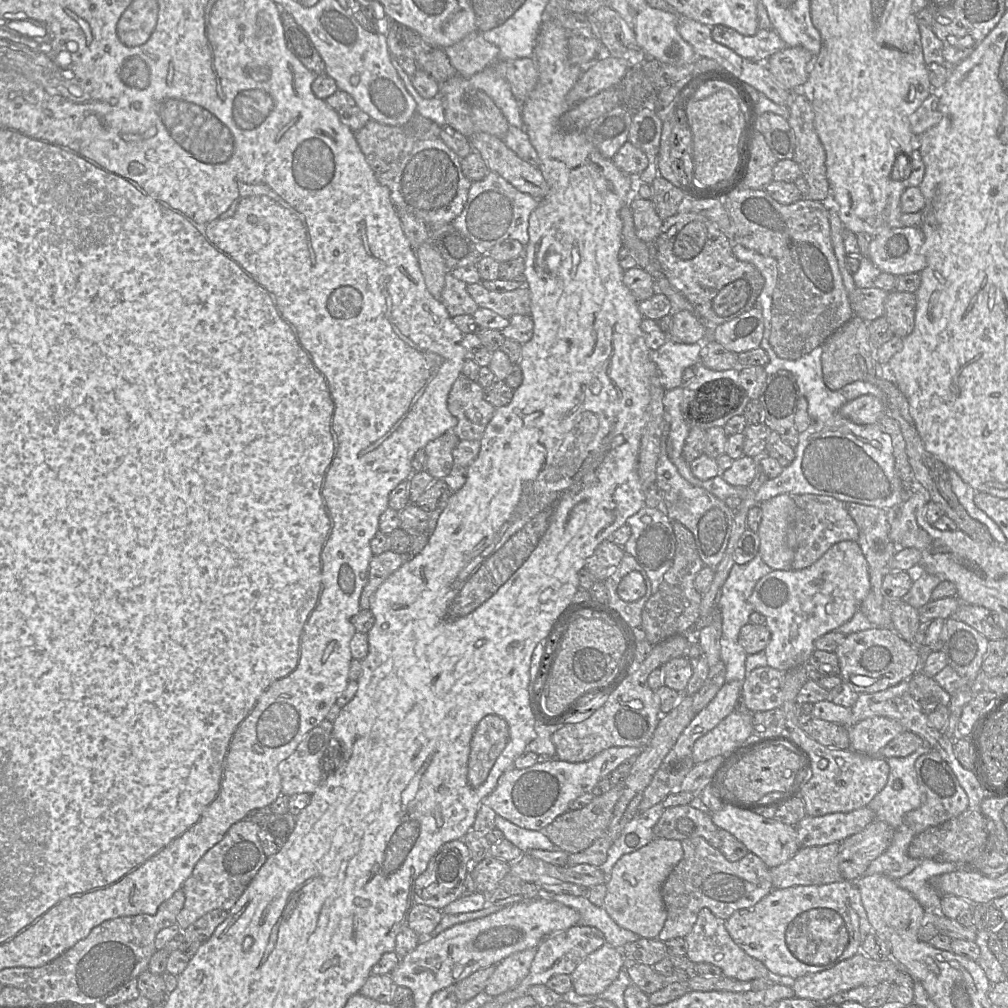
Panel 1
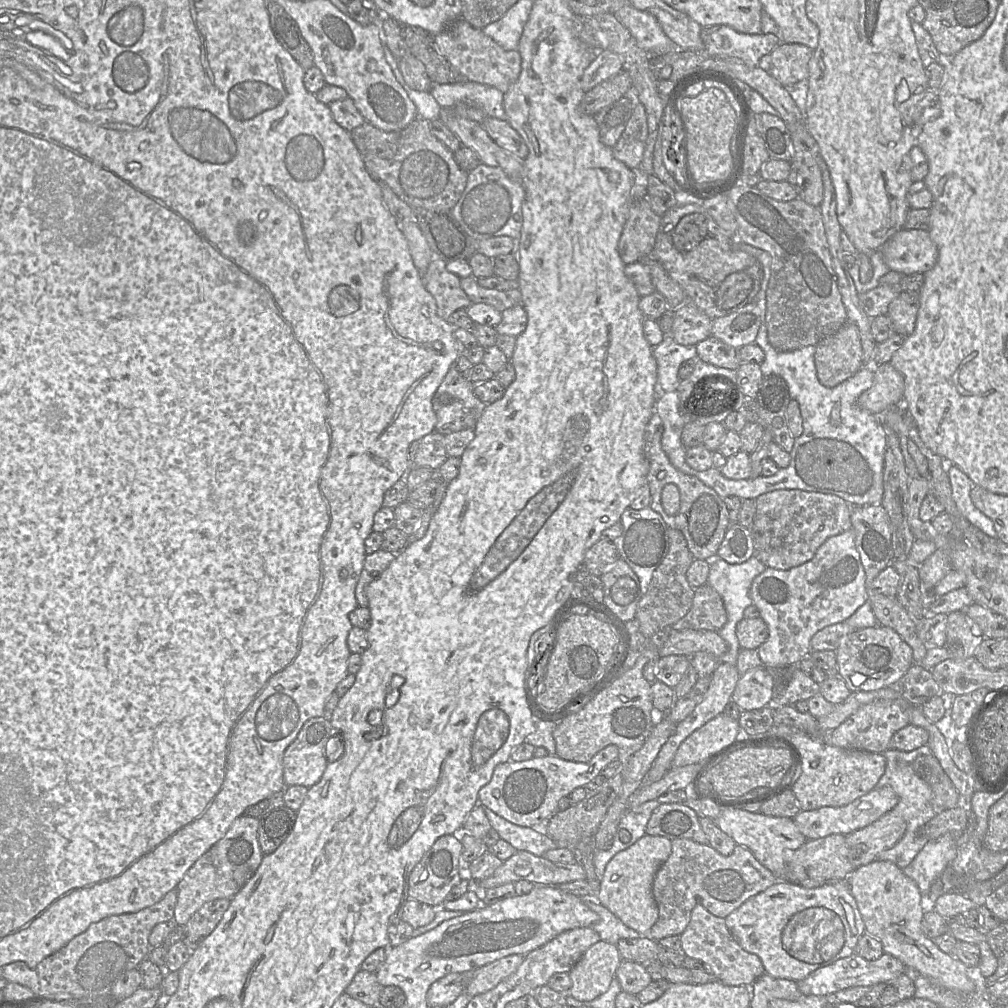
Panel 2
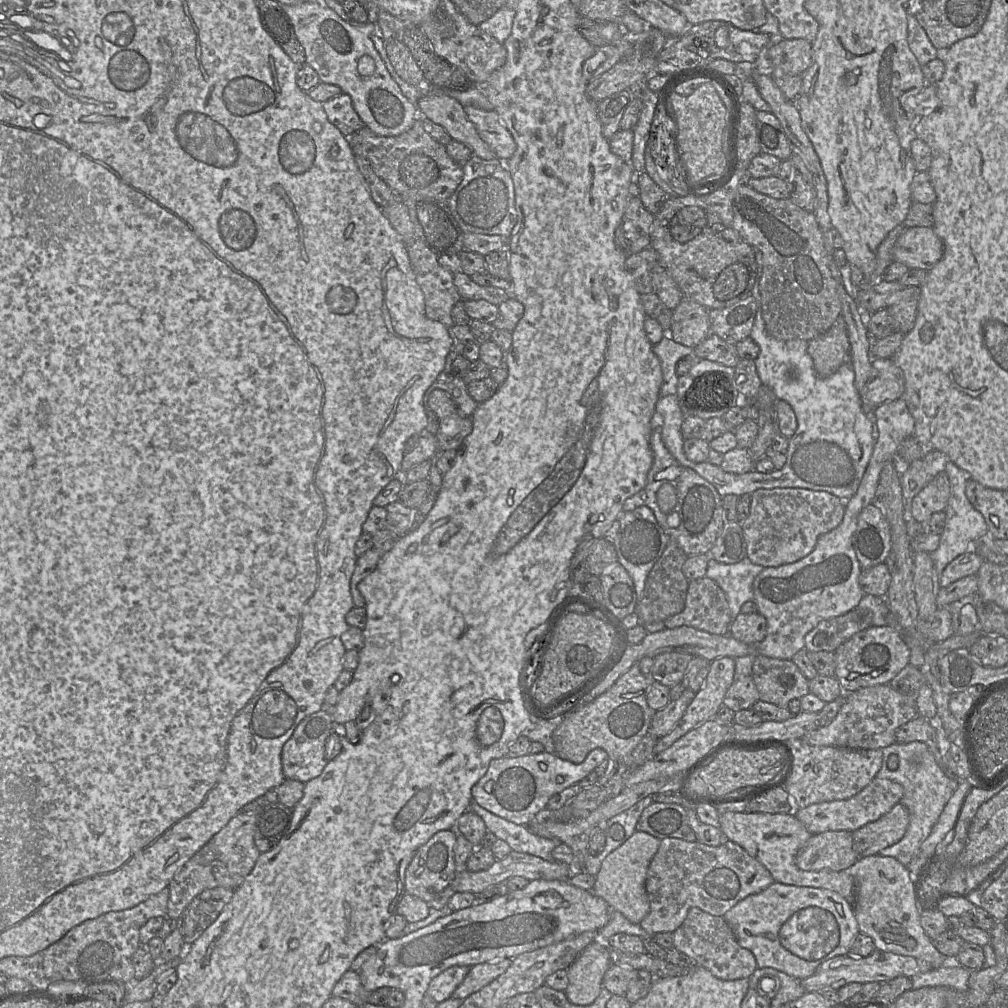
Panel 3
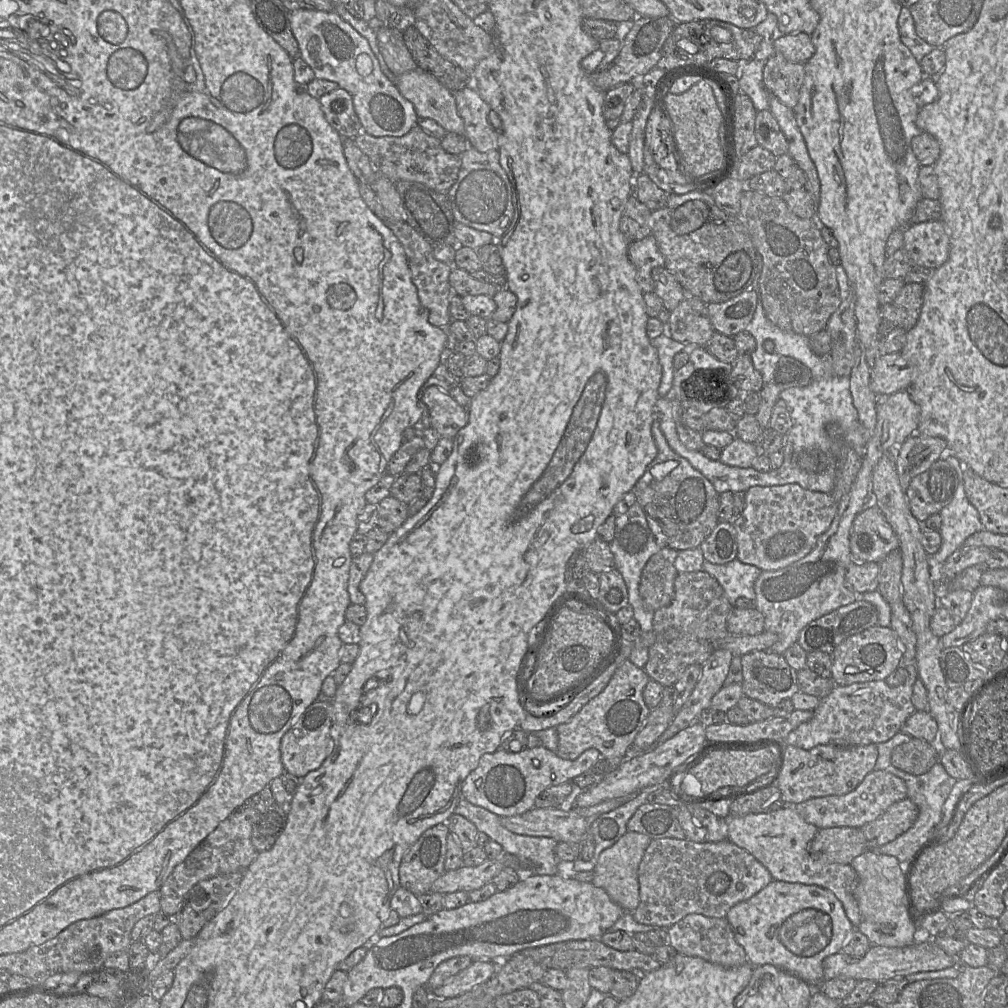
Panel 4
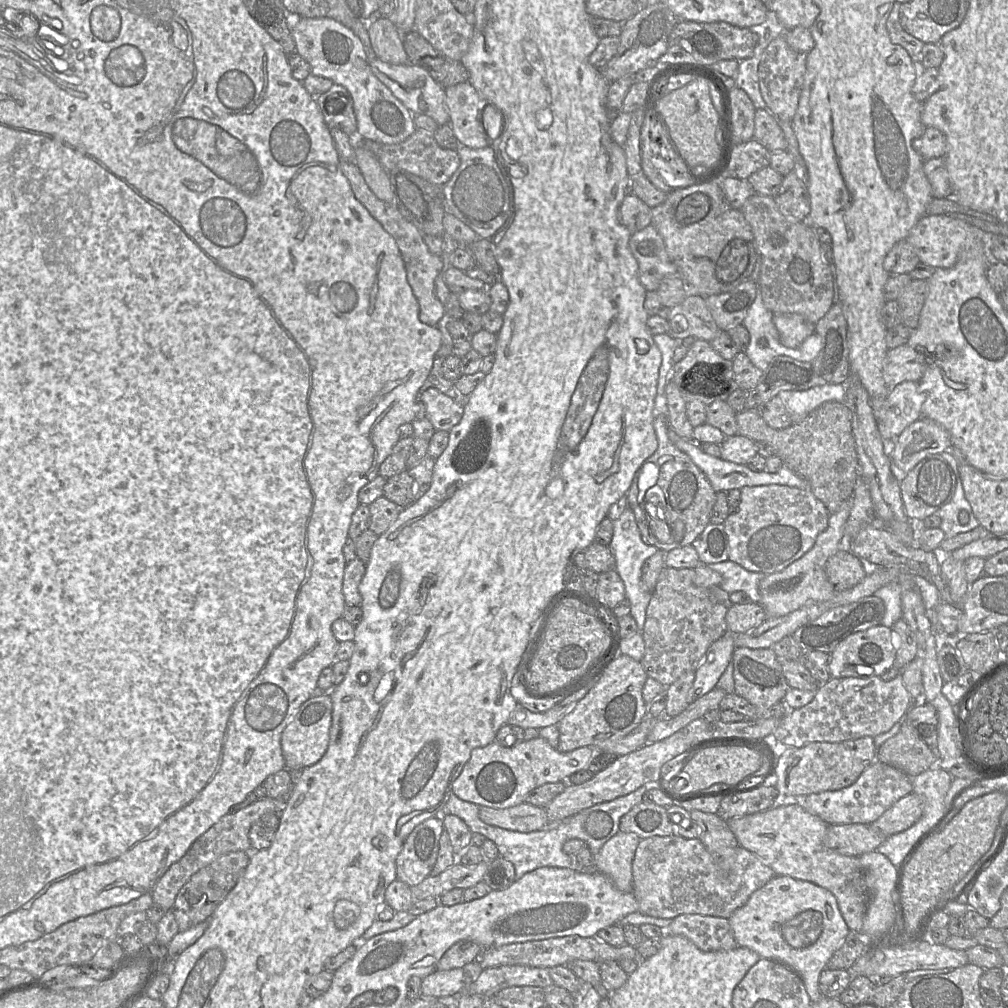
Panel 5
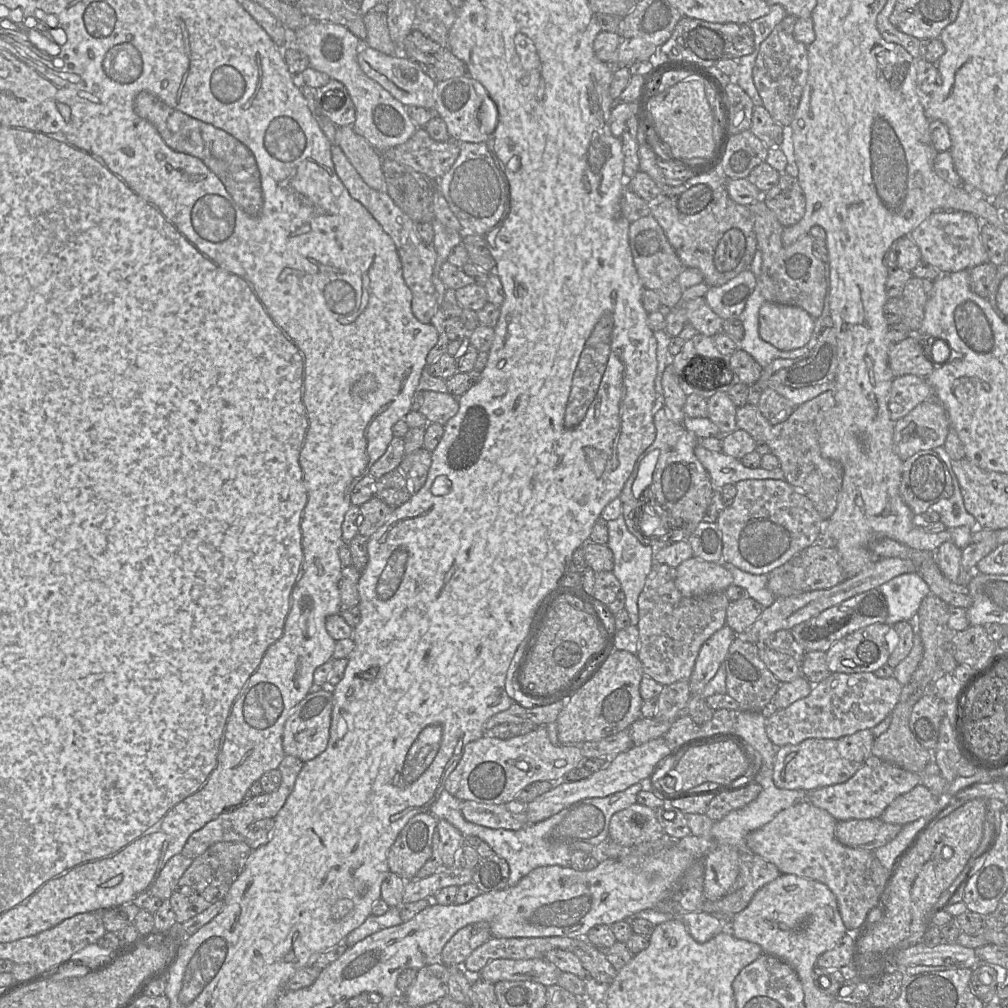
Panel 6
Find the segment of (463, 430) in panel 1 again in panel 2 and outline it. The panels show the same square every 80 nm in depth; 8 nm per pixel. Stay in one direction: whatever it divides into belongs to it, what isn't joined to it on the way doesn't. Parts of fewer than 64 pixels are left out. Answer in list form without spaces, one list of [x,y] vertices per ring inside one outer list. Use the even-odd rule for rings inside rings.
[[[453,364],[433,397],[436,432],[447,435],[475,429],[487,405],[478,399],[473,388],[474,383]]]

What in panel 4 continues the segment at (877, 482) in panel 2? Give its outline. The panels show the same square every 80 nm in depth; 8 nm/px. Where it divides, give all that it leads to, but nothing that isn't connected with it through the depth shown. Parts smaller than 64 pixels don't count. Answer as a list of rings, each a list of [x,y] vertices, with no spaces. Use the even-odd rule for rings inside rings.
[[[761,294],[751,322],[746,327],[756,341],[756,348],[749,356],[754,368],[761,374],[763,384],[769,383],[782,356],[792,357],[805,366],[812,374],[812,382],[805,387],[792,387],[783,390],[779,399],[783,400],[790,413],[792,427],[785,435],[782,465],[776,470],[759,472],[753,468],[739,468],[725,465],[719,460],[711,460],[701,451],[688,449],[679,439],[672,412],[672,393],[670,397],[659,397],[656,408],[660,412],[660,428],[669,446],[705,476],[718,494],[723,492],[745,492],[754,486],[779,486],[798,484],[803,489],[830,494],[835,486],[837,458],[833,453],[833,440],[827,432],[828,424],[836,424],[846,444],[863,457],[869,442],[869,433],[860,423],[858,412],[853,404],[850,391],[850,377],[838,377],[833,374],[829,354],[817,356],[810,348],[809,337],[788,333],[774,325],[766,317],[761,302]],[[771,340],[774,344],[772,353],[767,352],[763,343]]]

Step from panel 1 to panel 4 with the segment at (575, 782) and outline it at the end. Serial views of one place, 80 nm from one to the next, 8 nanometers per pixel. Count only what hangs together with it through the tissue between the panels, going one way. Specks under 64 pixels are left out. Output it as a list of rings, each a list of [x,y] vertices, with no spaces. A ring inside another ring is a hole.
[[[543,745],[531,749],[525,747],[518,753],[498,749],[493,753],[486,753],[481,756],[477,768],[464,780],[461,787],[461,795],[473,805],[483,807],[499,817],[520,815],[534,808],[536,798],[545,789],[571,782],[575,777],[588,771],[598,761],[600,756],[600,752],[595,748],[587,749],[575,760],[562,759]]]

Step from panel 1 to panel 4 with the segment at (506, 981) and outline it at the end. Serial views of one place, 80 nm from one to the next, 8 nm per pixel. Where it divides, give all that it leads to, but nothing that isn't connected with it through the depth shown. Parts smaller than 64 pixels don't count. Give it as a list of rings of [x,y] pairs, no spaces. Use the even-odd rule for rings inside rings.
[[[474,960],[467,968],[451,977],[446,983],[431,992],[446,998],[455,997],[488,981],[498,970],[498,962]]]

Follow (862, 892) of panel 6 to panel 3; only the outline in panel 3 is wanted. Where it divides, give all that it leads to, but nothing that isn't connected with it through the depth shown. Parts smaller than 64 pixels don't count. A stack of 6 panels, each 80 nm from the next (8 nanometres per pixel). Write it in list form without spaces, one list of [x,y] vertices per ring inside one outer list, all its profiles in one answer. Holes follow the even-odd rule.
[[[725,812],[720,816],[720,829],[728,840],[741,846],[749,855],[764,865],[774,881],[804,887],[823,888],[841,895],[854,908],[855,886],[848,870],[805,871],[797,867],[796,856],[812,834],[793,814]]]

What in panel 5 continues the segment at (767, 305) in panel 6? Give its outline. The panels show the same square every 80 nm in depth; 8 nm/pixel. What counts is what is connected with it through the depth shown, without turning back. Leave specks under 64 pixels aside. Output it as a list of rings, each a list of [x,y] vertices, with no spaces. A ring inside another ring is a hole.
[[[799,314],[773,315],[773,323],[779,332],[779,340],[788,348],[799,347],[815,332],[815,325]]]

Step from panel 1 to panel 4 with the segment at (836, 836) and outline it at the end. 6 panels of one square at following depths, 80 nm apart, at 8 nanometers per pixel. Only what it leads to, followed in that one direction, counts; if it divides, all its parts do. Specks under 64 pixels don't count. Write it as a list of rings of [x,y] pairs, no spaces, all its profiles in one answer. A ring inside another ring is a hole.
[[[874,769],[849,793],[811,798],[794,805],[794,808],[807,823],[818,829],[831,827],[861,828],[863,825],[877,819],[893,803],[906,797],[907,786],[901,778],[887,771]]]

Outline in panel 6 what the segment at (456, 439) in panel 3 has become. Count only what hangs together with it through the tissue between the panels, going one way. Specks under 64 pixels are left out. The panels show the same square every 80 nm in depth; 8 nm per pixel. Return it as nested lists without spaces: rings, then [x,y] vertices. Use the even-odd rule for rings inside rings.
[[[427,391],[419,396],[419,403],[415,405],[429,421],[443,426],[459,409],[458,398],[449,392]]]

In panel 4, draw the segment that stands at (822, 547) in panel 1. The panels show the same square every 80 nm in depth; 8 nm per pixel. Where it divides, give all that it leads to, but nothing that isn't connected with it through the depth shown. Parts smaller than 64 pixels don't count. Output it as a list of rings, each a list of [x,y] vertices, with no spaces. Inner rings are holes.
[[[798,484],[751,487],[745,491],[745,508],[742,514],[732,523],[737,533],[737,559],[762,571],[785,568],[804,558],[815,548],[818,537],[829,529],[837,510],[838,503],[831,494],[806,490]]]

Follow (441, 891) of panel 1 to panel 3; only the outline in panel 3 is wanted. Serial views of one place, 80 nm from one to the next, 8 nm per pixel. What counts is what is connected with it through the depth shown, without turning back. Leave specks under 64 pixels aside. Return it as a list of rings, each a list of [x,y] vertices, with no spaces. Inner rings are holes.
[[[442,830],[419,847],[405,871],[405,893],[428,902],[447,888],[456,875],[455,845],[453,831]]]

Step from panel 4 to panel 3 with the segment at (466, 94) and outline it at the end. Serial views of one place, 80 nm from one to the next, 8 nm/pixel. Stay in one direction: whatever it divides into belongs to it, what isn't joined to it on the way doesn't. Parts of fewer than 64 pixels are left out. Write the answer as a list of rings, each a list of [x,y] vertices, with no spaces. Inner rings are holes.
[[[471,105],[463,106],[467,118],[474,124],[481,139],[496,154],[507,161],[516,150],[516,143],[496,111],[487,111]]]

